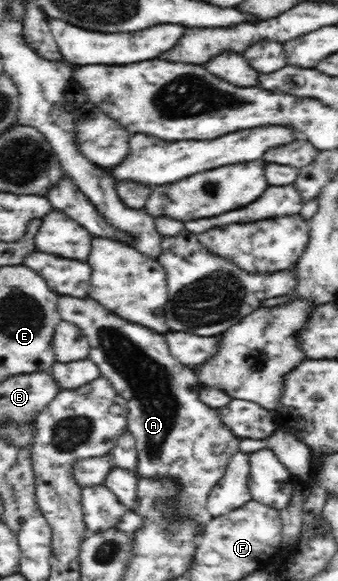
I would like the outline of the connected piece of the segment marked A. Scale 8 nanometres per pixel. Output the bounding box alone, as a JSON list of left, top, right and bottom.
[57,295,239,531]

